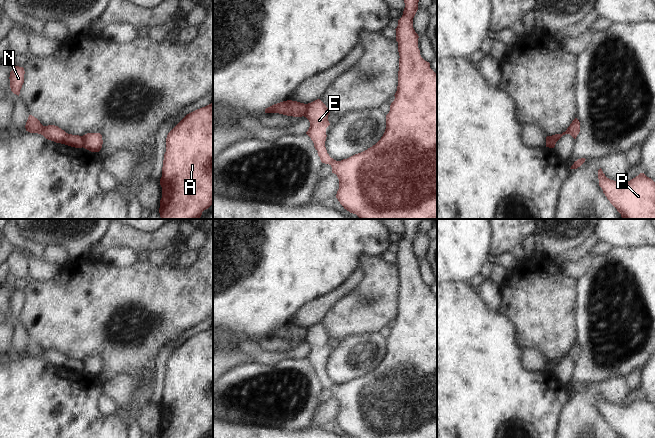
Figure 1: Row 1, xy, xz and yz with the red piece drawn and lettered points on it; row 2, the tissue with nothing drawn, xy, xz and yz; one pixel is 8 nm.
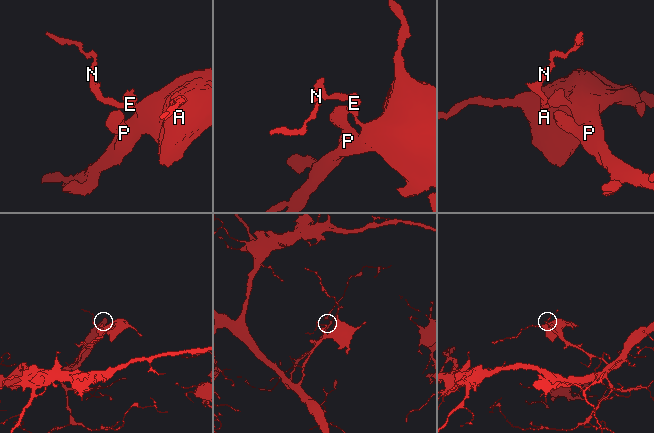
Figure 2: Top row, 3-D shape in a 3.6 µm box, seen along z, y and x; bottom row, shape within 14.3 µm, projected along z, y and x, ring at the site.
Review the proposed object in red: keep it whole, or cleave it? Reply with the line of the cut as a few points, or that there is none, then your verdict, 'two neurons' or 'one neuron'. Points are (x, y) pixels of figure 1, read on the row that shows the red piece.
cut xz (306, 104), (306, 112), (303, 115); two neurons

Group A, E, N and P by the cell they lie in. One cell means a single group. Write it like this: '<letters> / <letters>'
A E P / N

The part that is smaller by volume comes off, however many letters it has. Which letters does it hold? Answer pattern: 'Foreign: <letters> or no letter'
Foreign: N

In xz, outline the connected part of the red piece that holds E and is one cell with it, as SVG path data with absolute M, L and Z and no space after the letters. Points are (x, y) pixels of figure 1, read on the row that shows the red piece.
M404 0L405 8L398 20L396 41L399 52L398 86L395 99L386 115L386 129L381 139L367 150L347 159L336 161L329 156L325 147L326 128L330 125L330 114L326 105L317 99L306 104L304 115L310 127L306 134L314 143L322 163L332 167L332 173L339 179L336 198L350 213L360 219L437 219L437 73L430 68L418 48L418 34L413 28L413 18L418 10L419 0Z

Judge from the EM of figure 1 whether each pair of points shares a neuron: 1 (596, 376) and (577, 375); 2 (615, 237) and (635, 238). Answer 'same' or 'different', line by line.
1: same
2: same

